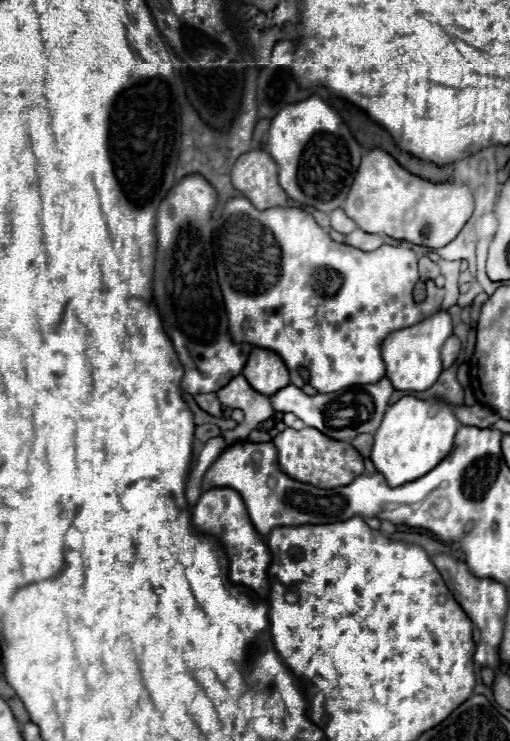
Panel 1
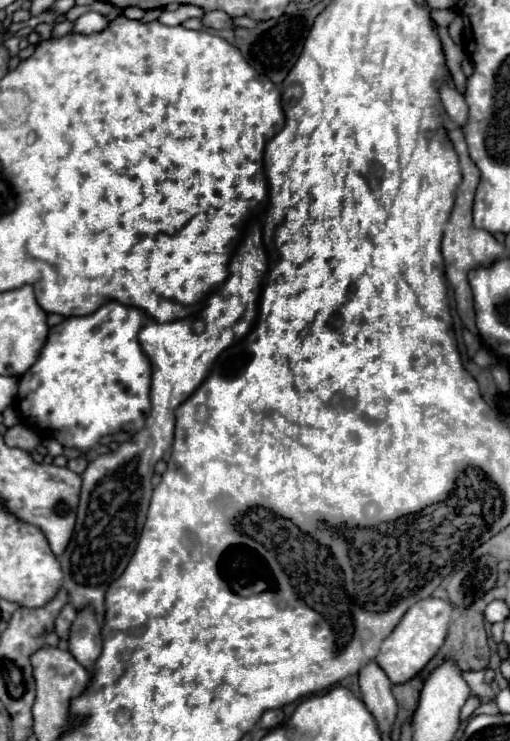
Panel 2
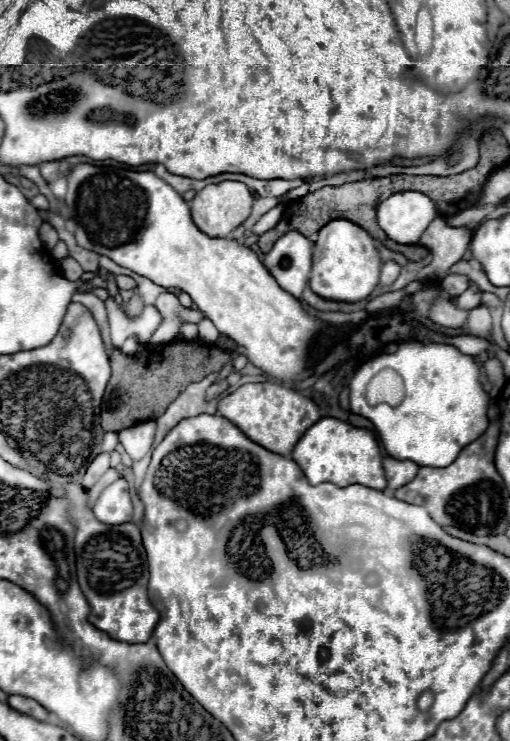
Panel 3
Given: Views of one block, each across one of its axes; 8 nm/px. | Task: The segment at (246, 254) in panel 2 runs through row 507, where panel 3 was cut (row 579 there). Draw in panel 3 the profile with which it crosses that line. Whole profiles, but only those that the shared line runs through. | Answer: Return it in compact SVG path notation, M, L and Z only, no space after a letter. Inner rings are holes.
M62 484L66 498L70 500L70 512L68 518L72 520L76 534L74 534L74 550L76 550L76 570L78 570L78 582L80 588L84 592L84 596L90 602L90 616L88 620L102 632L106 632L112 640L120 640L120 642L128 642L128 644L142 644L148 642L156 624L158 624L158 610L150 604L148 600L148 564L144 562L144 546L142 546L142 538L140 538L140 528L132 522L128 524L118 524L118 526L106 526L102 522L98 522L92 514L92 510L88 508L88 496L86 490L78 484Z

